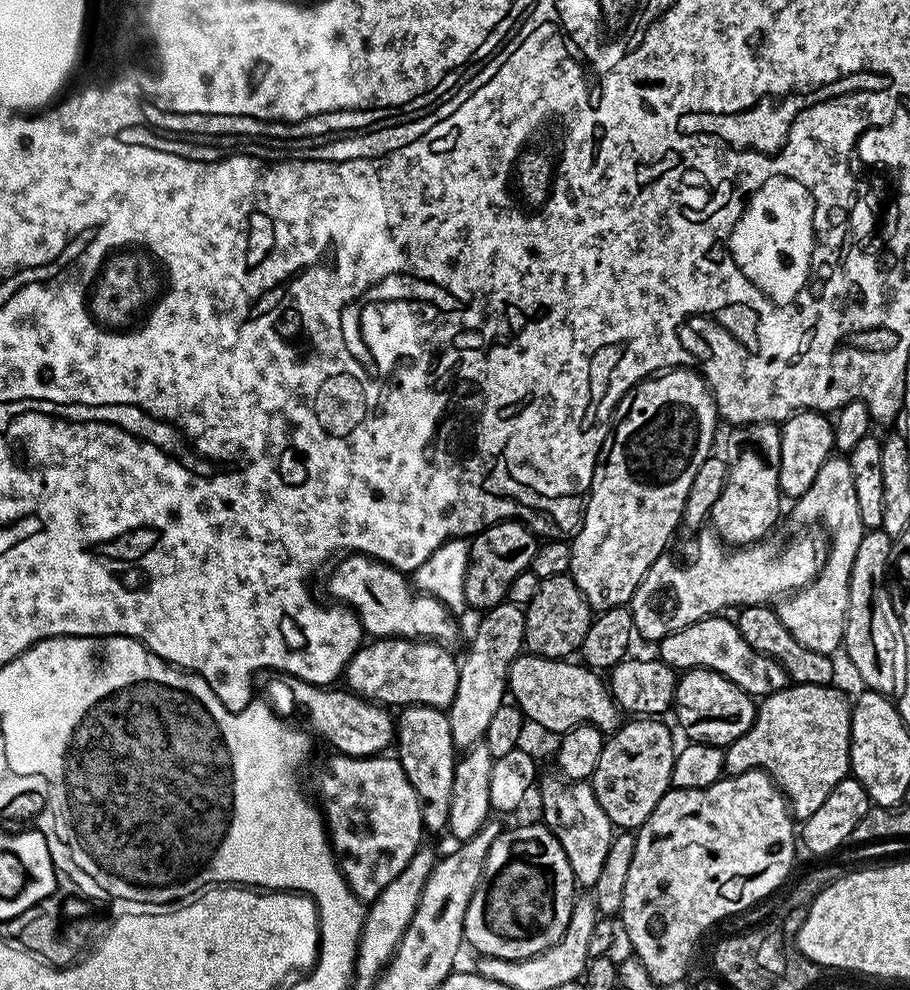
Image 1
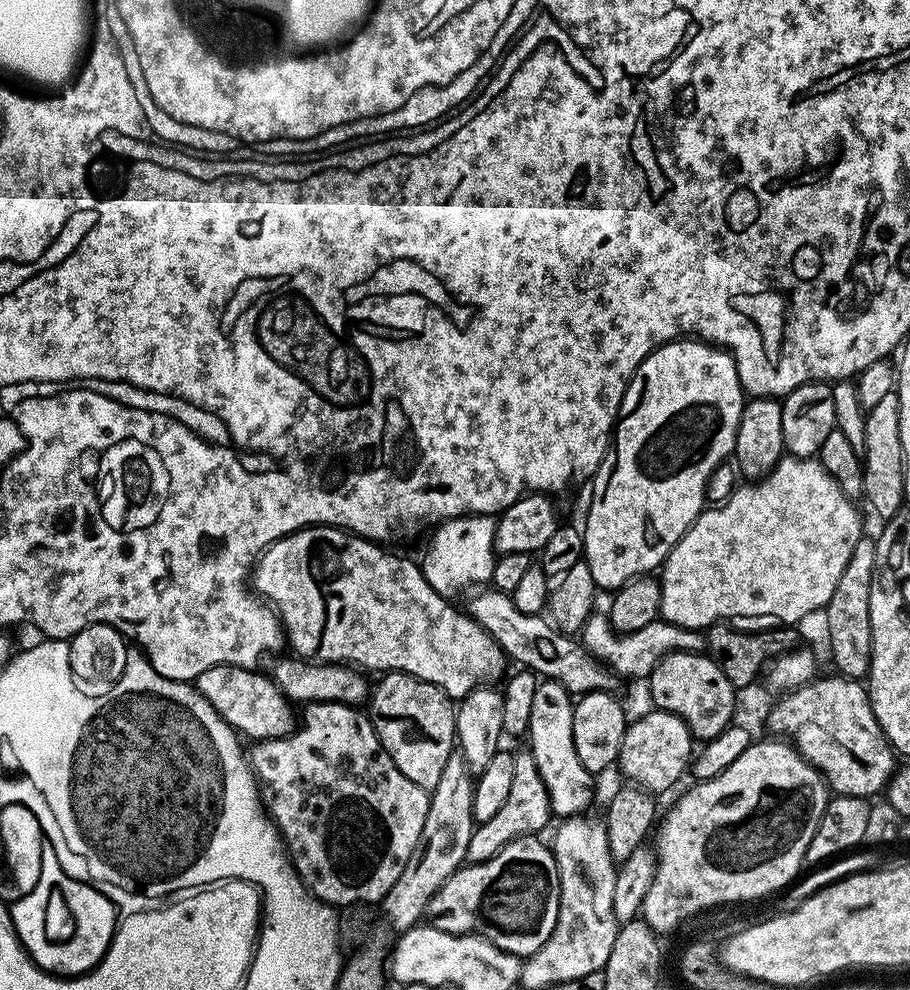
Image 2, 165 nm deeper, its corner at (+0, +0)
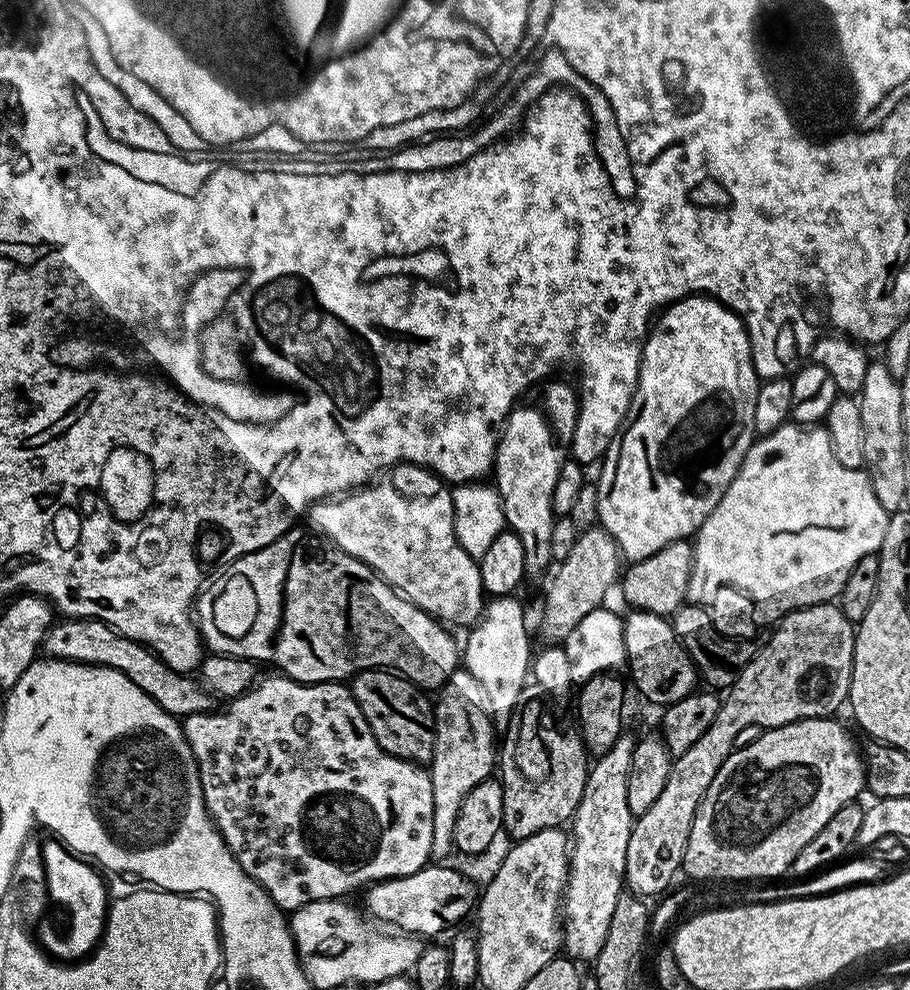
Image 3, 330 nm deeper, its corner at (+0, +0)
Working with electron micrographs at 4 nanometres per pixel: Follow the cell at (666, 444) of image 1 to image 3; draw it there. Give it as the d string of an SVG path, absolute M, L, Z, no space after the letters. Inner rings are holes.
M693 294L675 300L659 313L654 331L644 341L638 382L628 412L624 415L624 422L616 431L616 436L610 442L608 451L605 452L604 459L599 465L600 481L596 484L596 516L600 519L597 520L599 527L605 528L610 538L614 538L614 542L620 548L620 555L625 561L650 558L650 554L658 554L658 550L662 550L662 546L670 546L670 542L695 537L702 522L706 522L710 510L714 510L722 494L726 494L726 486L734 482L744 461L744 455L747 454L748 447L753 444L754 437L757 435L754 426L754 398L758 398L761 383L760 377L756 374L756 368L752 365L752 343L748 337L748 330L737 312L732 312L725 304L719 304L707 294Z

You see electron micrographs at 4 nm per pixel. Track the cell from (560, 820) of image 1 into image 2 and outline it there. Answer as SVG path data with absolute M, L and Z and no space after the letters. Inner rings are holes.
M541 679L534 690L534 703L530 709L530 726L526 733L527 751L538 766L538 774L546 786L552 815L556 818L578 816L589 811L592 804L593 773L582 766L578 750L574 750L573 697L558 682Z

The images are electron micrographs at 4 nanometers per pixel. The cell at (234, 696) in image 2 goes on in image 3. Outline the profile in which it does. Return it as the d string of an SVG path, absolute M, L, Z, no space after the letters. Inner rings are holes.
M64 618L53 623L44 636L42 652L45 657L53 660L75 660L77 664L94 664L101 668L118 670L126 674L126 678L130 678L134 686L150 694L150 698L154 698L154 702L158 702L162 710L177 718L213 711L214 697L202 686L199 679L182 672L175 672L152 651L149 645L140 644L136 640L131 640L129 636L123 636L105 620Z

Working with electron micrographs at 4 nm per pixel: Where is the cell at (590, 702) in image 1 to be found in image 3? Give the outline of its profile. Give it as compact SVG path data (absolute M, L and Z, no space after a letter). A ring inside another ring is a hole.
M308 534L308 544L300 544L296 552L288 552L288 548L264 548L255 553L254 560L257 568L249 570L249 577L240 573L239 563L229 564L226 568L228 576L214 581L212 585L209 583L196 598L194 619L209 653L231 653L232 628L236 628L236 640L240 645L234 648L235 655L251 657L252 648L244 643L255 638L256 624L265 623L272 596L276 596L276 604L288 604L288 612L284 612L284 628L280 628L280 644L276 644L276 656L280 656L280 663L275 667L278 669L284 664L280 672L299 684L344 682L368 668L382 668L395 670L425 690L439 690L450 674L461 667L461 645L458 640L456 644L455 638L448 633L451 631L441 621L391 588L373 568L366 566L366 562L346 554L323 536ZM271 584L288 584L288 588L280 588L280 592L276 592L276 588L270 587Z

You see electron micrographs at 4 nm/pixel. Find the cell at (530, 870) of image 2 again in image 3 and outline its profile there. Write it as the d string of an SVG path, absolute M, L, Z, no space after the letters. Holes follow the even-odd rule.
M429 863L422 870L393 880L378 880L363 893L367 915L384 926L407 932L417 938L436 936L443 928L456 924L478 903L478 888L463 871Z

